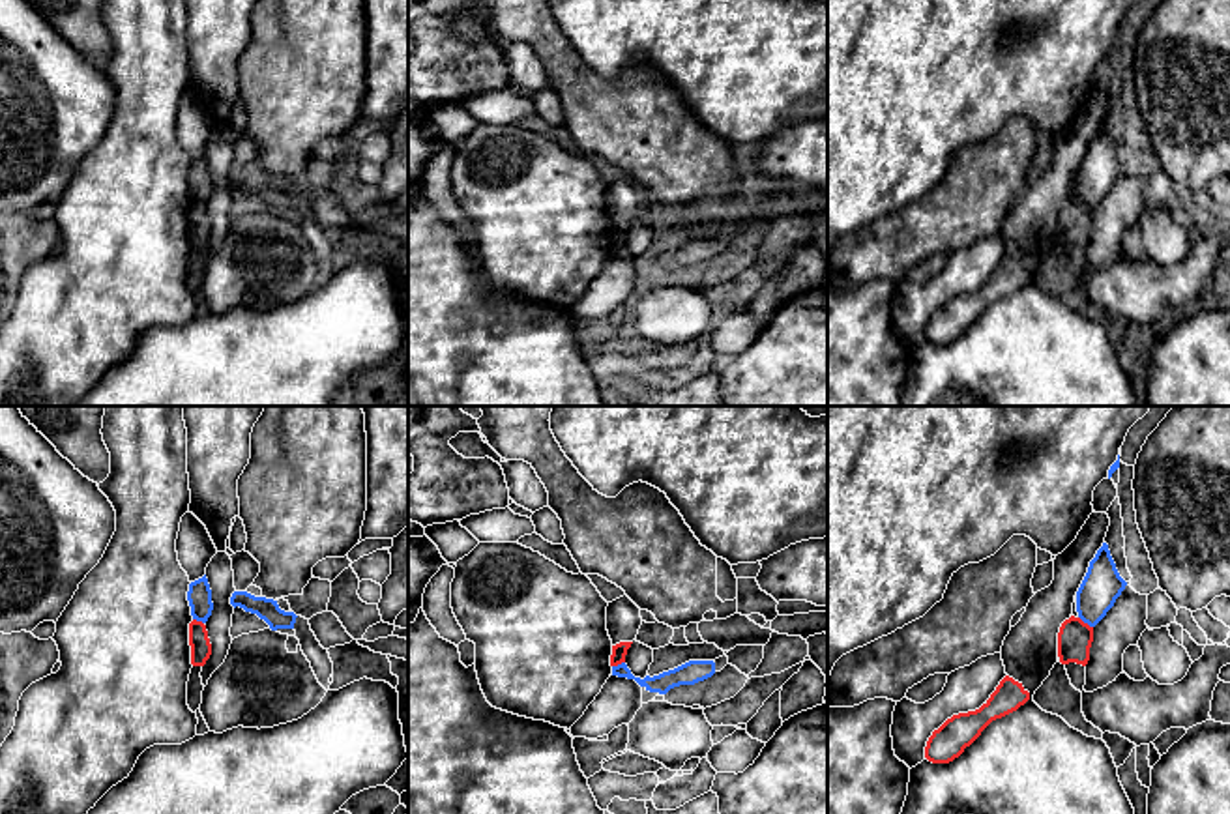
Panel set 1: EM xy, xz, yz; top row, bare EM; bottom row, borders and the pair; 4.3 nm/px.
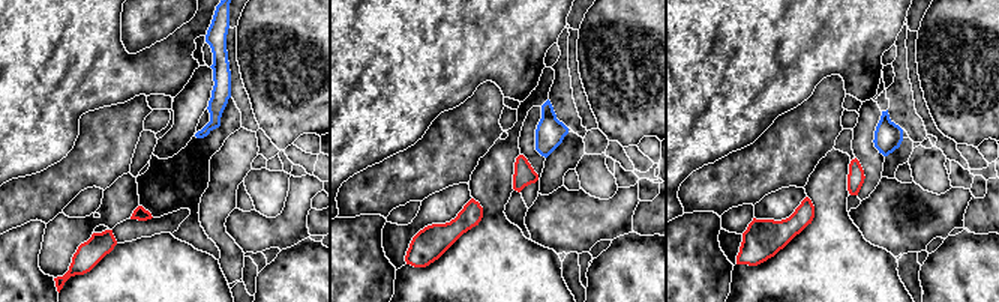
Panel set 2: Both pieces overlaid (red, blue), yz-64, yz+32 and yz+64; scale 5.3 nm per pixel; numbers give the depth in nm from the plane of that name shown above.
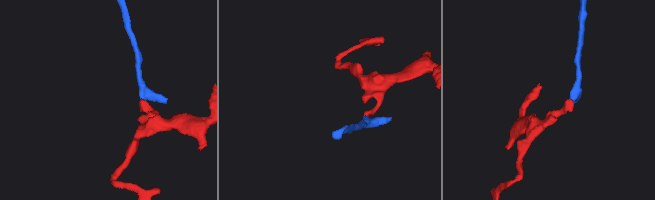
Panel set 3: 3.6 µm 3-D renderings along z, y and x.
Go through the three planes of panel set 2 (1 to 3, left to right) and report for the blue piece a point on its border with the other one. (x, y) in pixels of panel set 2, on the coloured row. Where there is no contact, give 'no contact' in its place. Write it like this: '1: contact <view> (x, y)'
1: no contact
2: no contact
3: no contact

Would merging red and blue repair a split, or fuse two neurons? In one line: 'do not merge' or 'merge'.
do not merge

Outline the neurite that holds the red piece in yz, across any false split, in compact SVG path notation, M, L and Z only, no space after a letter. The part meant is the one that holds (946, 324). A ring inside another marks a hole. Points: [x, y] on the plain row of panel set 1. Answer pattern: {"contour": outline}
{"contour": "M1005 256L990 279L975 292L947 299L927 322L925 339L932 344L949 344L970 327L981 313L1030 281L1022 264Z"}

